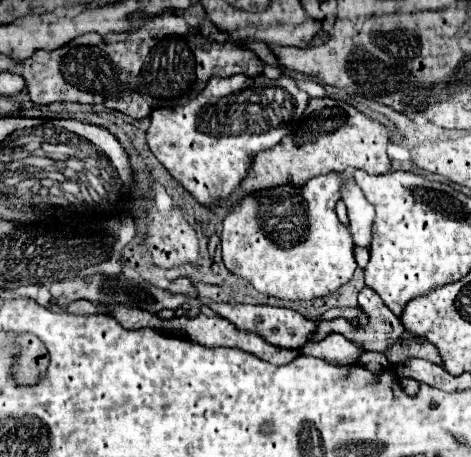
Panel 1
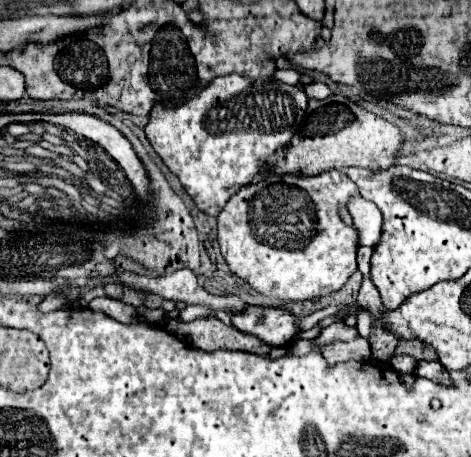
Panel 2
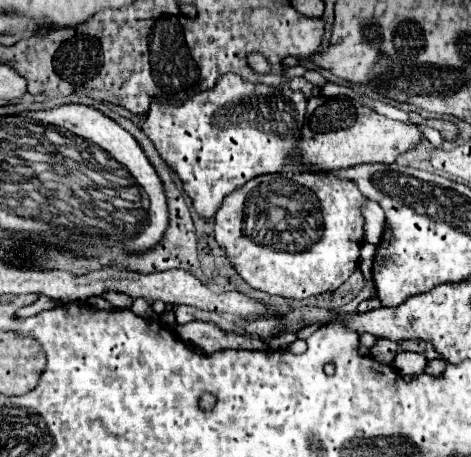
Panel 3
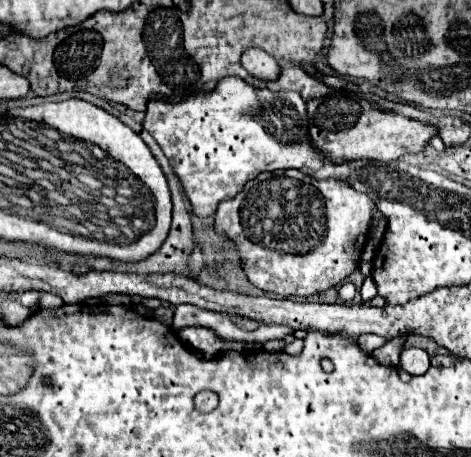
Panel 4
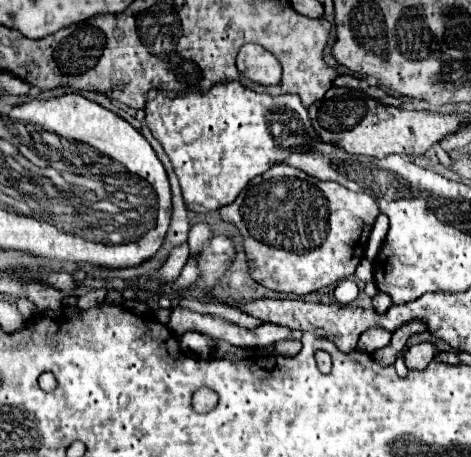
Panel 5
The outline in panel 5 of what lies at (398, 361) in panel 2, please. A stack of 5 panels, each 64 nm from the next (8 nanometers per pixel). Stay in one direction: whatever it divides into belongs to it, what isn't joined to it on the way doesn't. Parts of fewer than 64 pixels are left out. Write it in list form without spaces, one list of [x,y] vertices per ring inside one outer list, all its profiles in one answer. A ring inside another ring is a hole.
[[[430,342],[406,348],[406,352],[404,352],[406,368],[426,368],[434,360],[436,354],[438,354],[436,346],[432,346]]]

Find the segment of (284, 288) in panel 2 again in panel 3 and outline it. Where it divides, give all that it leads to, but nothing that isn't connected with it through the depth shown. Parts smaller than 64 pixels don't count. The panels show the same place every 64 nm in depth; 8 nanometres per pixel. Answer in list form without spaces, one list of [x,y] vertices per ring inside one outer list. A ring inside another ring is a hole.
[[[288,170],[250,180],[224,198],[216,214],[216,240],[224,248],[236,272],[256,290],[284,296],[308,298],[334,292],[358,268],[358,252],[364,240],[364,220],[360,220],[360,204],[366,198],[350,180],[330,174]]]

